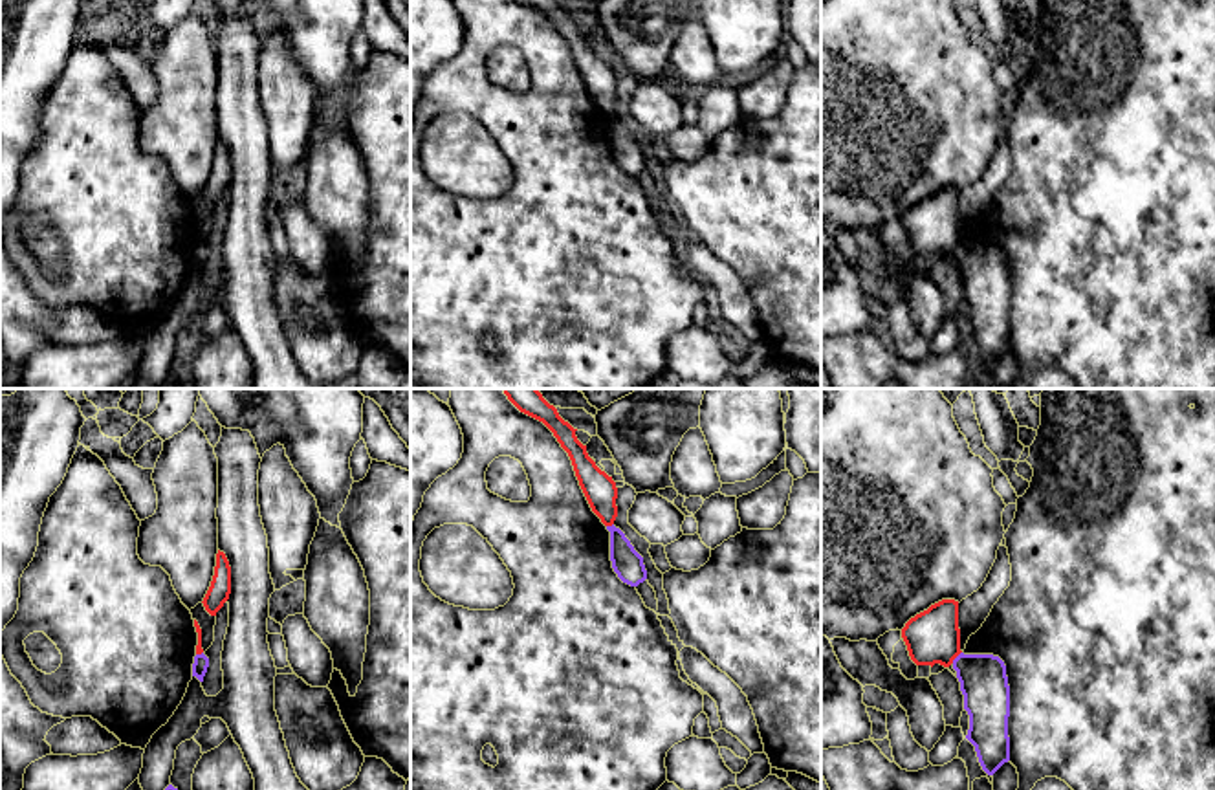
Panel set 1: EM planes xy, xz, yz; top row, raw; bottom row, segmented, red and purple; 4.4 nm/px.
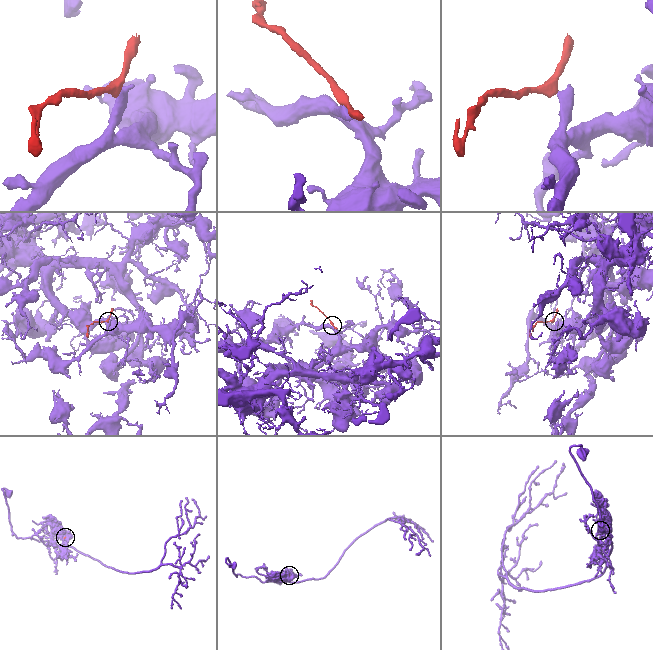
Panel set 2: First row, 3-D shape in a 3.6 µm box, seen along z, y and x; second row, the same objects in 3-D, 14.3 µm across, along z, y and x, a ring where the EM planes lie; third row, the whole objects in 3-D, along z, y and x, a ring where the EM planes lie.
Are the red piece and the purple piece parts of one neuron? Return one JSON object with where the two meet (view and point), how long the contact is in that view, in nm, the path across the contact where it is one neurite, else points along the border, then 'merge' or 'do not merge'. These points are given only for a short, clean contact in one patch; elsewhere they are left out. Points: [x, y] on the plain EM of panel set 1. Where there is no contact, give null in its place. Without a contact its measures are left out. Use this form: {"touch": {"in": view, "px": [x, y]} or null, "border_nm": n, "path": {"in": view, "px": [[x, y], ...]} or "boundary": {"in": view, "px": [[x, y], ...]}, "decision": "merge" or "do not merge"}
{"touch": {"in": "yz", "px": [957, 244]}, "border_nm": 70, "boundary": {"in": "yz", "px": [[961, 241], [952, 252]]}, "decision": "do not merge"}

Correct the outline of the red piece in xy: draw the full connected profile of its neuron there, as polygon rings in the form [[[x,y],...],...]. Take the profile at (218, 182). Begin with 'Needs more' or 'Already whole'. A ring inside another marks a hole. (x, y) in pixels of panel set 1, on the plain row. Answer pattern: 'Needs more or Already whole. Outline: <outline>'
Already whole. Outline: [[[224,141],[216,143],[216,156],[211,176],[203,187],[203,196],[211,205],[224,196],[231,183],[231,156]]]

